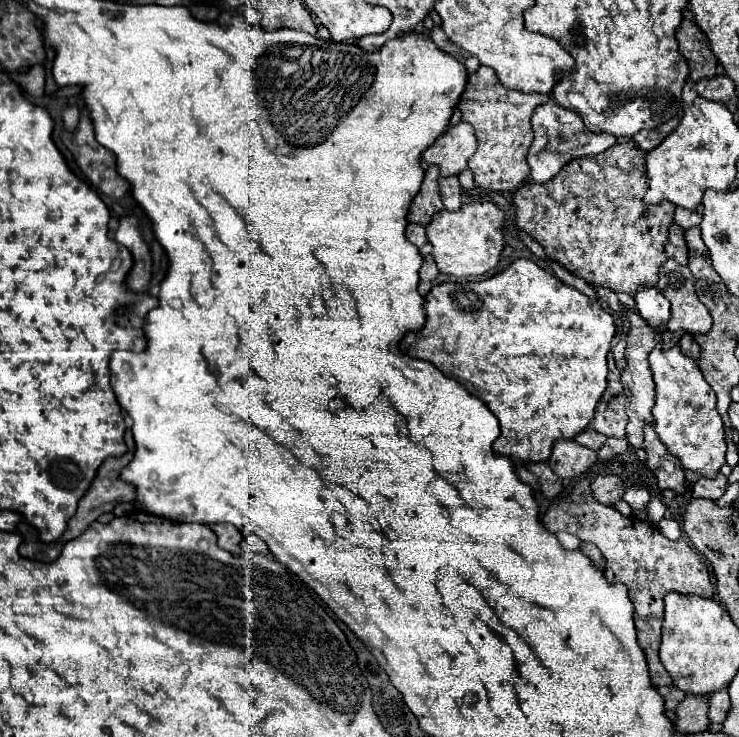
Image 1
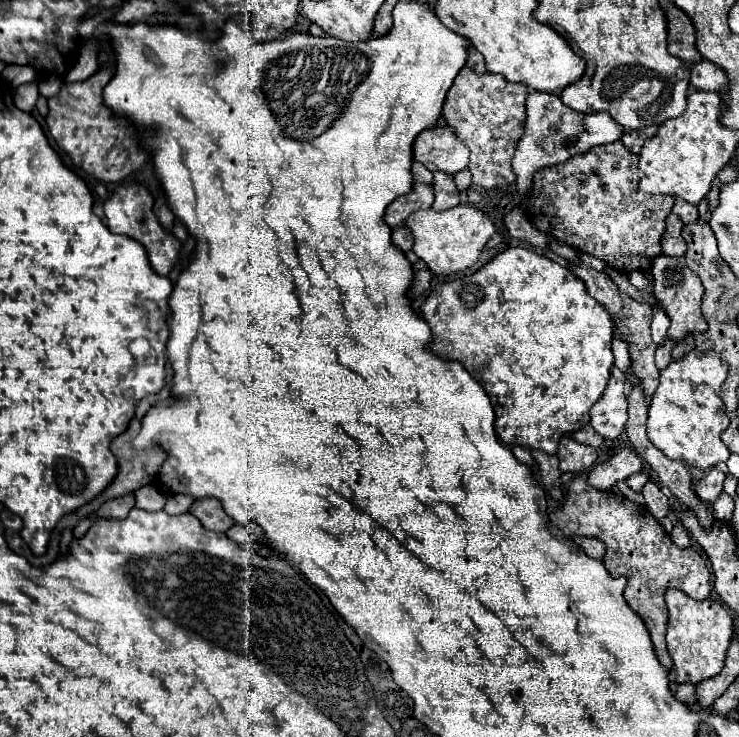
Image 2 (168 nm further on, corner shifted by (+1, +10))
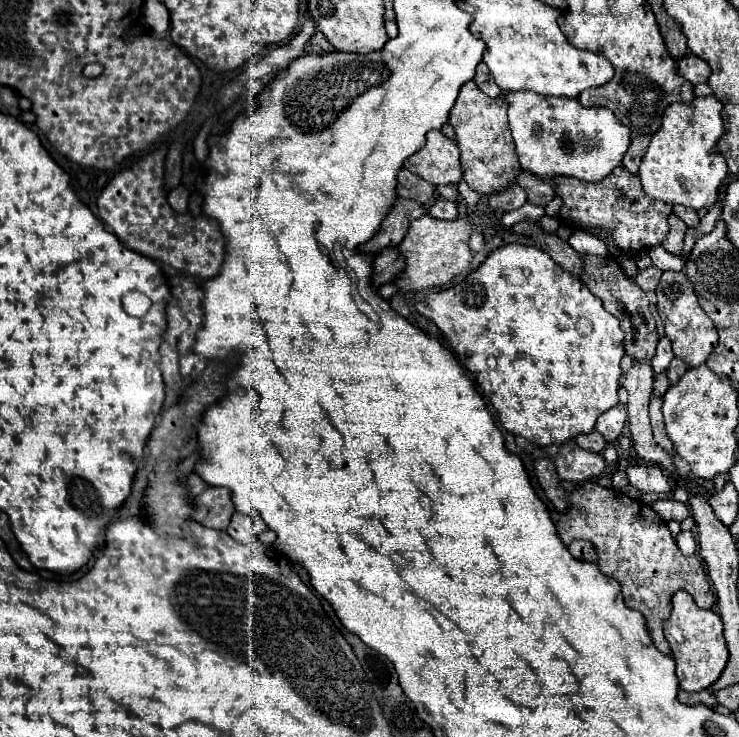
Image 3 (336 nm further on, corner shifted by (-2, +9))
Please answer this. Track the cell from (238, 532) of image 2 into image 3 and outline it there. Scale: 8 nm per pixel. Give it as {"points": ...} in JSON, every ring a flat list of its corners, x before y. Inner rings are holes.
{"points":[[236,512,232,516,232,522,228,526,228,534,244,544,252,544,254,540,258,540,258,536,266,530,268,526,264,524,264,520,260,516,244,516,240,512]]}

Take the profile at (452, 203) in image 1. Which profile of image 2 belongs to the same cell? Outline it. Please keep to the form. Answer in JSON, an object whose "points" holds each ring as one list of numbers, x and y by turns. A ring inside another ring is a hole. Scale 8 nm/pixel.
{"points":[[433,173,433,191,435,191,435,203,433,209,443,211,451,209,459,203,459,189,455,187,453,175,449,173]]}

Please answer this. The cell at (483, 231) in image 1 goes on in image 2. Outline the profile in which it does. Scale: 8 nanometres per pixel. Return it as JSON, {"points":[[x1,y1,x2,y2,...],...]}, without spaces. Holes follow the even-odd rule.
{"points":[[463,203,453,209,447,209,447,211,435,211,435,209,417,211,417,213,409,215,405,225,415,235,415,245,413,245,415,255,419,259,423,259,435,275,461,273,461,271,469,269,471,265,475,265,477,259,481,257,487,241,497,233,495,225,481,209,477,209,473,205,463,205]]}

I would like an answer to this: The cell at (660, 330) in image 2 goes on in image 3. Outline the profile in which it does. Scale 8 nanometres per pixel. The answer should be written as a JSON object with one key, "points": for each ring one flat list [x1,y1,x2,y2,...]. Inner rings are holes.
{"points":[[664,336,660,342,658,342,658,348,656,348,656,356,652,358,652,368,654,368,654,376,658,376,660,372,668,370,668,364,670,360,674,358,672,354,672,348,670,348,670,342,668,338]]}

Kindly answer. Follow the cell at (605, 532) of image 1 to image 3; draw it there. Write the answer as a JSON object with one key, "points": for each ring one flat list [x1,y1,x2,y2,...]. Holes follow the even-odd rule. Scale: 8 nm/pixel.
{"points":[[584,482,578,490,574,490,572,498,570,498,570,508,558,520,558,536,564,544,570,544,572,540,592,542,592,546,598,554,598,568,606,576,612,576,614,580,620,582,626,606,632,610,638,610,646,618,646,626,648,626,648,632,650,632,654,646,666,656,670,656,670,646,662,634,662,624,670,616,672,594,678,590,684,590,694,598,694,602,700,608,712,608,714,606,714,594,712,594,712,588,710,588,702,560,698,556,680,554,680,548,676,546,676,540,670,534,666,522,660,520,660,516,648,504,642,504,642,502,630,498,628,494,616,490,616,488,604,488,596,482]]}

